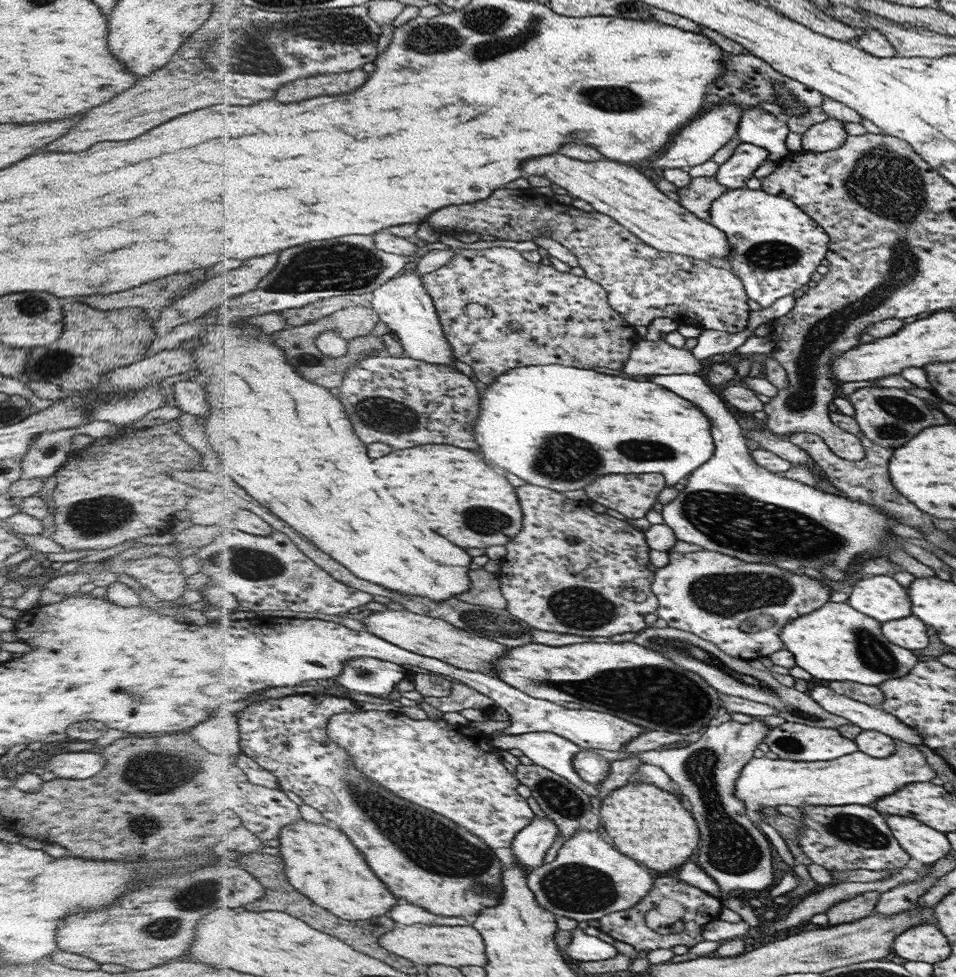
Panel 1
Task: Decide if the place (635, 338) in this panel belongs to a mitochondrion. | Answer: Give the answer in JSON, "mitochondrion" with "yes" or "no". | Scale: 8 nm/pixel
{"mitochondrion":"no"}

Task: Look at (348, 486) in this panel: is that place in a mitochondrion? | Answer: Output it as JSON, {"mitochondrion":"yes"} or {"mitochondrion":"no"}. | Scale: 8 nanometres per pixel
{"mitochondrion":"no"}

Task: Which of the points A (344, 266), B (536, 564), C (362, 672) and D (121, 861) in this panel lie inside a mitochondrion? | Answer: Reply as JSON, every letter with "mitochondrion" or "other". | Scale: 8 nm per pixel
{"A":"mitochondrion","B":"other","C":"mitochondrion","D":"other"}

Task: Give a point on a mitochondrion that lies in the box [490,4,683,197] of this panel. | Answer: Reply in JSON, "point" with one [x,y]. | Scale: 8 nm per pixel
{"point":[602,98]}

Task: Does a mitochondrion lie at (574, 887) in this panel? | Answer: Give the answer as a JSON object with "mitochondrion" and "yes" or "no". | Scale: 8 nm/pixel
{"mitochondrion":"yes"}

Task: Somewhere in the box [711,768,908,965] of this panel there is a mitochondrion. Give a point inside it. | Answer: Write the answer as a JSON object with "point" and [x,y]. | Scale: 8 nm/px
{"point":[852,829]}

